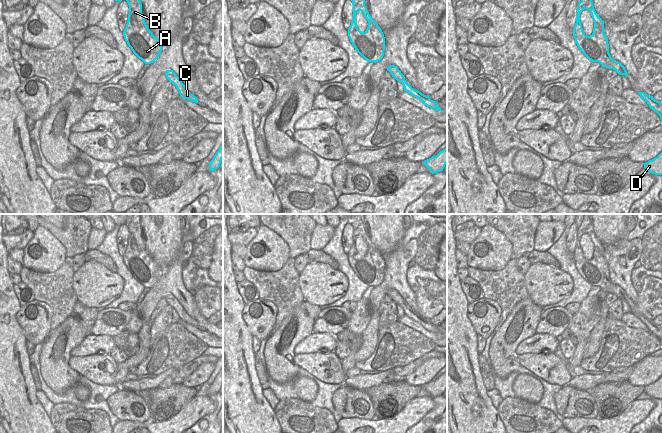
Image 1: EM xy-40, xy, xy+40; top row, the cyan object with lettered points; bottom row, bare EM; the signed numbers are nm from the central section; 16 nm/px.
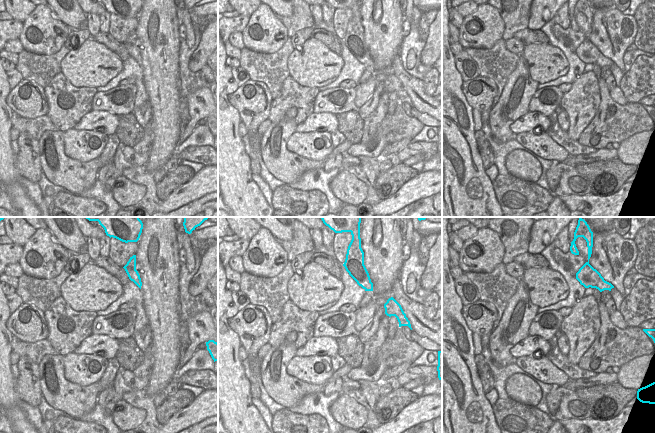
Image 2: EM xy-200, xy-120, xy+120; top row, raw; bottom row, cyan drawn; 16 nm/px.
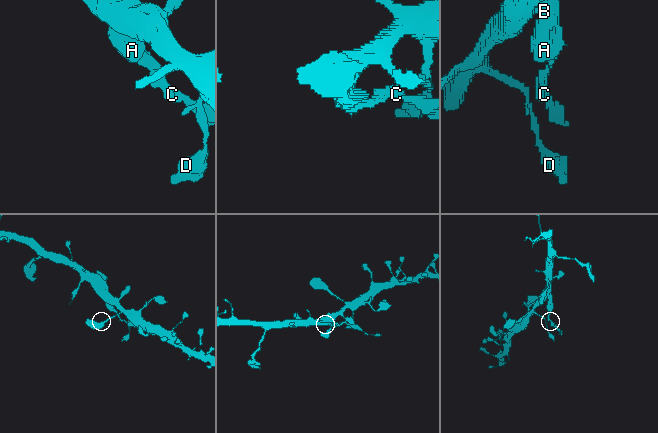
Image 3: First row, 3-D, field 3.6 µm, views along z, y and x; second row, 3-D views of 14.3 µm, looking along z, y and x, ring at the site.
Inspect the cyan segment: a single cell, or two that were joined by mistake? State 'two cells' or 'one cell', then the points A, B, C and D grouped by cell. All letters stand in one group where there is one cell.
two cells; groups A B D / C

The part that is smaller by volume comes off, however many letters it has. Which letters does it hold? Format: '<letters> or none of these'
C

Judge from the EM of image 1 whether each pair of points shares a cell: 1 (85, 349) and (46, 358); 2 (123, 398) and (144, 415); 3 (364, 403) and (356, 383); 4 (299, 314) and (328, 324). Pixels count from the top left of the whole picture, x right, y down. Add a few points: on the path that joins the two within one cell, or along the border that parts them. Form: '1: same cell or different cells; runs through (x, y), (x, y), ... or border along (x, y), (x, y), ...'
1: different cells; border along (86, 336), (71, 351), (70, 355)
2: same cell; runs through (126, 405), (137, 417)
3: different cells; border along (343, 384), (363, 390)
4: different cells; border along (315, 320), (312, 332)

